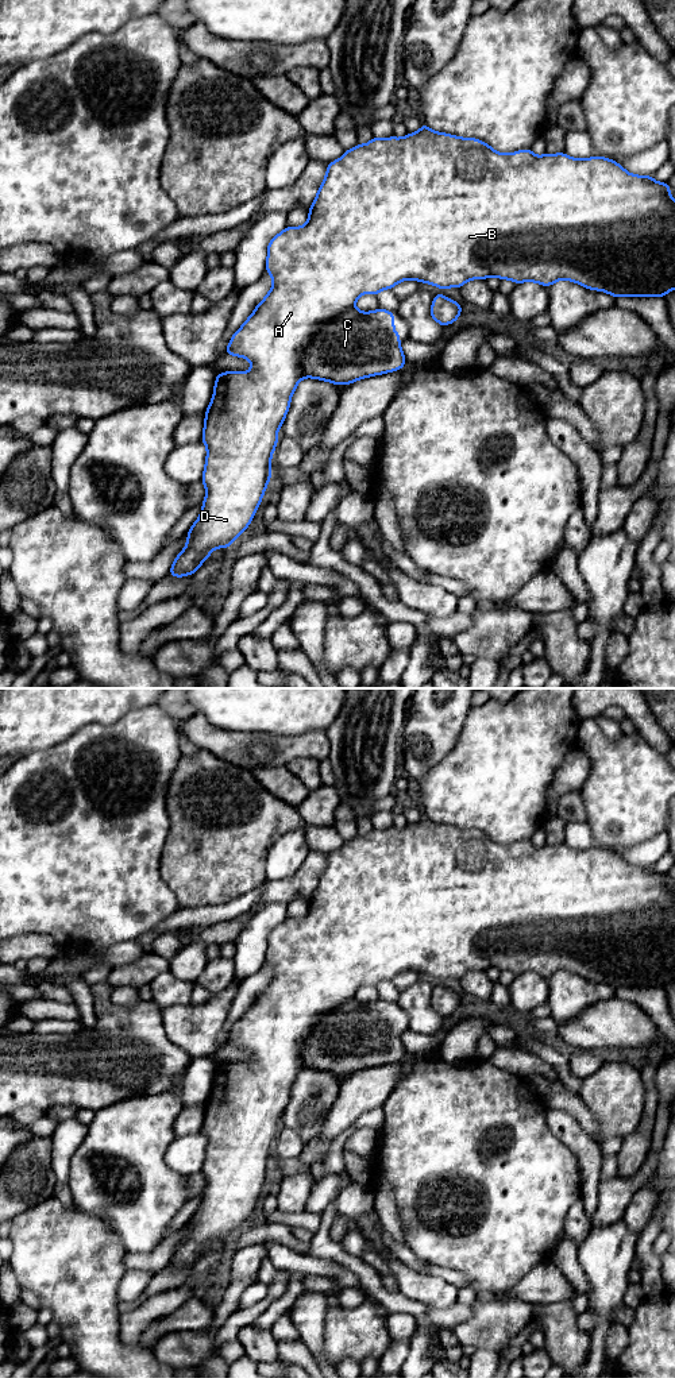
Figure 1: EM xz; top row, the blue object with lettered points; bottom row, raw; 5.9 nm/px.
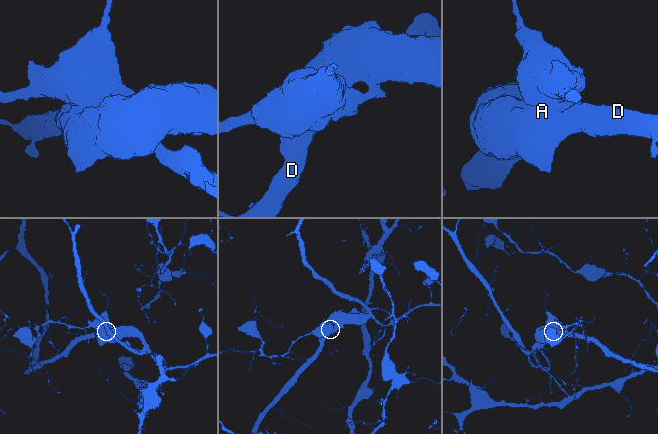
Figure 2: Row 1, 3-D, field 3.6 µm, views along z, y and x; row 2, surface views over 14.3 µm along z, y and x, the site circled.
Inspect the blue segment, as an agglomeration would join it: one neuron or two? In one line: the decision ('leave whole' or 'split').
leave whole

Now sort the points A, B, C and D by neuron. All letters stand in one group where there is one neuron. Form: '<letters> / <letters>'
A B C D

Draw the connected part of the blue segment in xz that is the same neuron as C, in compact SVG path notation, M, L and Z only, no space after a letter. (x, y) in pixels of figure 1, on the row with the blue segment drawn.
M423 123L417 132L404 138L373 138L366 144L356 144L346 150L343 157L329 162L325 178L309 206L308 221L302 227L286 227L275 235L267 246L266 271L273 279L273 286L266 297L255 306L250 317L234 333L225 355L239 356L251 362L247 373L227 371L216 374L213 397L204 413L205 422L201 441L207 447L207 459L201 482L207 494L198 518L189 529L185 548L177 555L169 571L174 578L193 575L208 559L215 548L228 548L232 541L250 526L250 522L262 502L262 497L271 478L270 462L278 444L277 433L289 412L292 395L302 378L315 378L333 385L351 385L362 378L397 371L406 364L400 333L394 331L394 312L375 309L360 312L355 308L356 300L367 293L377 296L381 290L393 289L397 283L413 279L431 283L440 289L460 289L467 281L497 277L510 279L516 285L521 282L536 282L545 287L566 279L582 285L590 290L612 294L614 298L626 297L664 297L675 289L675 200L670 194L667 182L657 182L651 175L636 175L628 173L620 163L603 157L576 159L566 153L539 157L531 148L510 154L501 154L487 143L474 138L459 138L444 132L436 132Z

